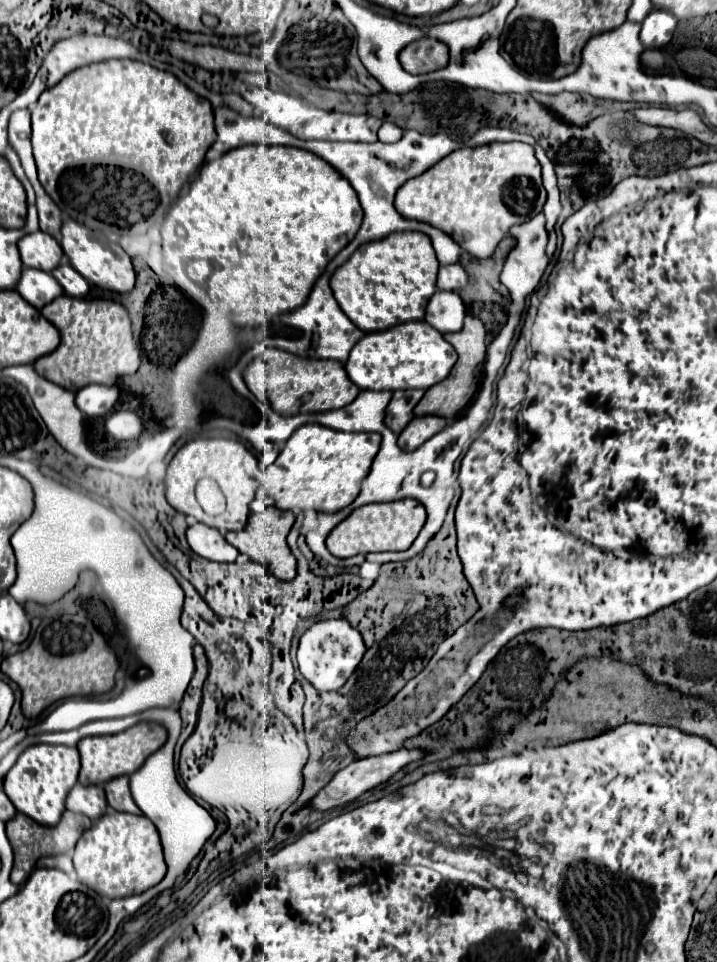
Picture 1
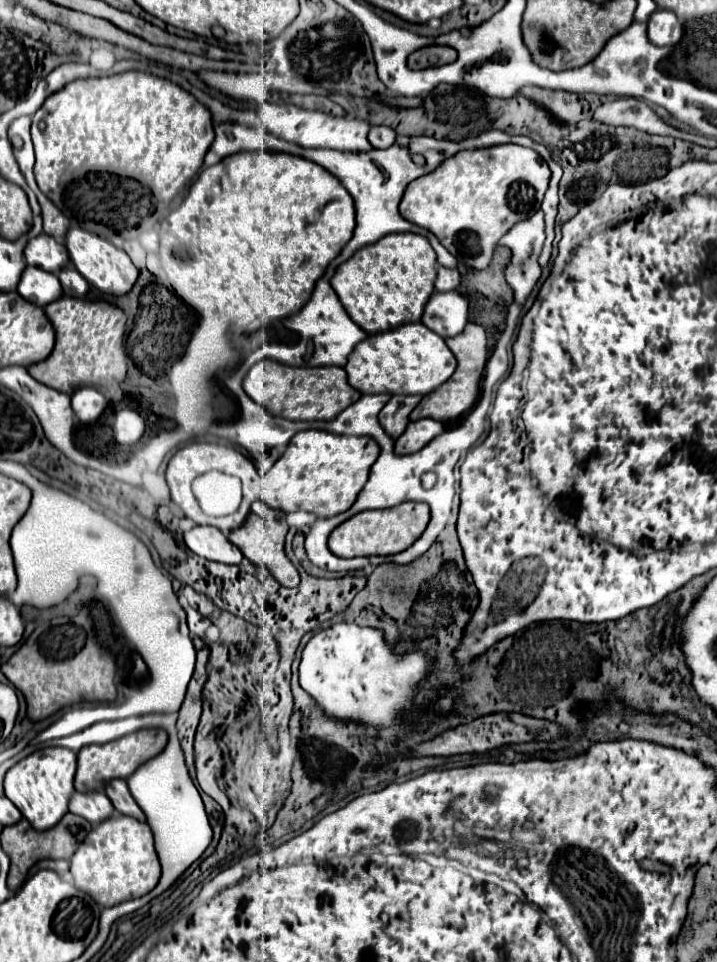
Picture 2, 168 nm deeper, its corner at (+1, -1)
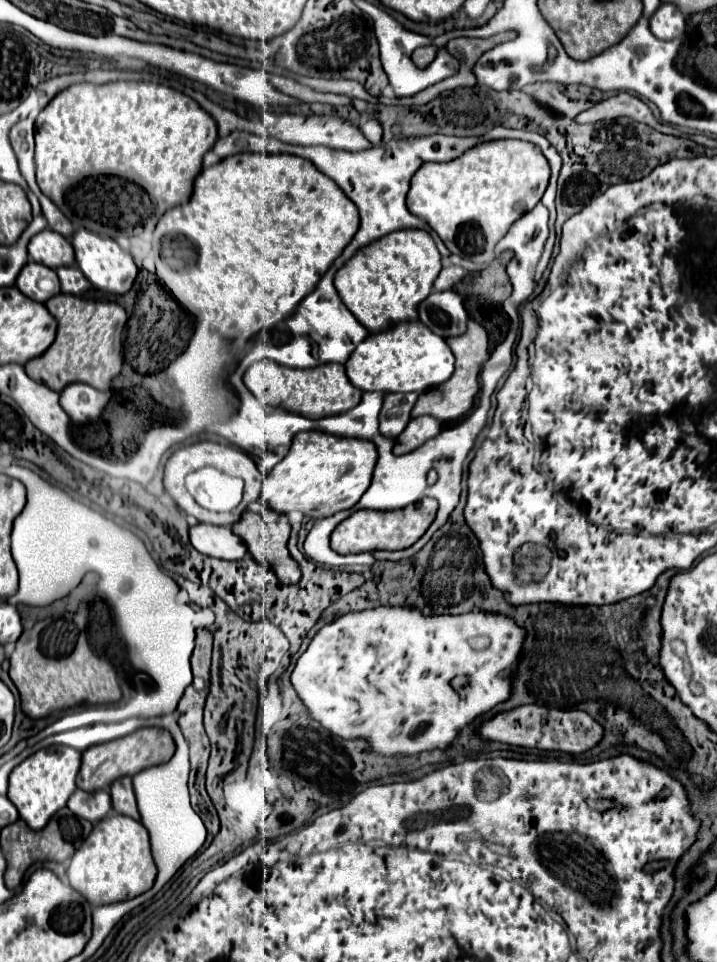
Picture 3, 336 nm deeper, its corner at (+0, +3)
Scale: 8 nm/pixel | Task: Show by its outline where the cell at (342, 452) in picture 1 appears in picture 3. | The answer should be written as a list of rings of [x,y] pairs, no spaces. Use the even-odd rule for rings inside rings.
[[[302,431],[294,437],[288,455],[266,475],[262,501],[280,513],[302,511],[312,519],[330,517],[358,503],[370,485],[376,459],[376,445],[368,439],[340,437],[324,431]]]

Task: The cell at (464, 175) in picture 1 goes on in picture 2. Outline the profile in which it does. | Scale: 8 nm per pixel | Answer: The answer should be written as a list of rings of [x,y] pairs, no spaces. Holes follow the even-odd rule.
[[[495,145],[459,151],[439,169],[411,181],[399,209],[407,221],[431,231],[453,257],[473,269],[485,269],[491,263],[497,241],[515,223],[531,217],[541,207],[549,179],[551,169],[547,163],[527,147]]]

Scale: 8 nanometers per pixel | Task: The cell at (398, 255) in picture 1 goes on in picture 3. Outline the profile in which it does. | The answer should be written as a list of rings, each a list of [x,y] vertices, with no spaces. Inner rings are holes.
[[[400,229],[358,249],[356,255],[336,271],[334,287],[354,317],[370,333],[378,333],[402,321],[418,319],[418,305],[432,293],[440,267],[440,253],[428,231]]]

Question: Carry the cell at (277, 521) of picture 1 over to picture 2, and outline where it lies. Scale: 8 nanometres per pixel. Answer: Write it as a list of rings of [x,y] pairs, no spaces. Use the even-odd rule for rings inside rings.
[[[269,511],[267,515],[255,515],[255,513],[249,513],[245,523],[239,527],[239,529],[233,529],[231,535],[229,535],[229,541],[233,545],[237,545],[241,549],[241,553],[253,561],[255,565],[263,565],[267,567],[273,577],[283,585],[283,587],[297,587],[299,585],[299,573],[297,569],[293,567],[293,563],[287,559],[285,551],[283,551],[283,545],[285,545],[285,535],[287,535],[287,521],[285,521],[285,515],[281,511]]]

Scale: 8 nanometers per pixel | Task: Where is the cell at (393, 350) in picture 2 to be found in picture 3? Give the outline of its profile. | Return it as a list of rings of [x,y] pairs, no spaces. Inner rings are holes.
[[[404,321],[392,329],[368,335],[346,361],[348,379],[362,391],[410,393],[426,391],[450,379],[454,355],[446,341],[420,321]]]

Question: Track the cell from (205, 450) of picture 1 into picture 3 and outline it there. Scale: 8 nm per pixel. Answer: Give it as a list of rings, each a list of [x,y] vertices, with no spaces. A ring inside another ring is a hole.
[[[200,441],[200,443],[194,443],[194,445],[186,445],[186,447],[176,449],[176,451],[170,455],[170,459],[166,461],[166,467],[164,467],[164,487],[166,487],[166,491],[172,495],[172,499],[176,501],[176,505],[178,505],[180,509],[184,509],[188,515],[196,517],[200,523],[212,523],[212,525],[224,525],[224,527],[236,523],[236,521],[240,519],[240,515],[244,513],[244,509],[246,509],[252,501],[256,501],[256,499],[260,497],[262,481],[264,481],[262,471],[256,467],[256,463],[254,463],[244,451],[240,451],[238,447],[214,443],[214,441]],[[206,465],[212,465],[212,467],[216,467],[216,469],[222,469],[222,473],[226,473],[226,475],[242,477],[244,483],[246,483],[246,485],[244,485],[244,499],[242,499],[242,503],[240,503],[232,513],[222,513],[218,519],[212,517],[212,521],[208,519],[206,509],[200,507],[200,505],[192,499],[192,495],[186,491],[186,487],[184,487],[186,475],[192,473],[192,471],[196,471],[196,469],[202,469],[202,467],[206,467]],[[216,521],[220,521],[220,523],[216,523]]]

